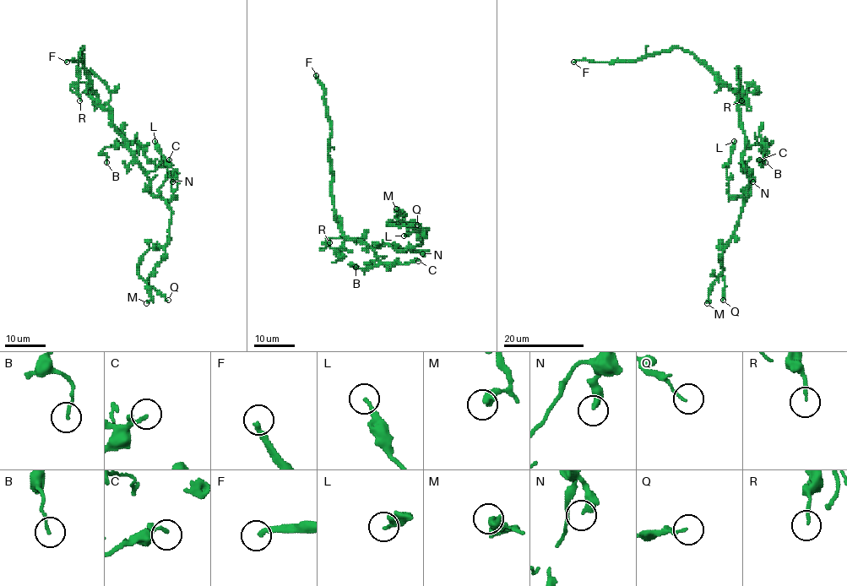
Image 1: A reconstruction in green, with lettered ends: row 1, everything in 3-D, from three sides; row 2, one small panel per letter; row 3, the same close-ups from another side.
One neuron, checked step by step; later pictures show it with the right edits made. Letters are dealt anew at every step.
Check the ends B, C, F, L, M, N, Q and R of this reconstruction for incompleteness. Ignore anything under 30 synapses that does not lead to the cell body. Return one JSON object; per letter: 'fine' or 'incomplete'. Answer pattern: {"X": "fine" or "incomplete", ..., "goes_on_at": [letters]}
{"B": "fine", "C": "fine", "F": "incomplete", "L": "fine", "M": "fine", "N": "fine", "Q": "fine", "R": "fine", "goes_on_at": ["F"]}

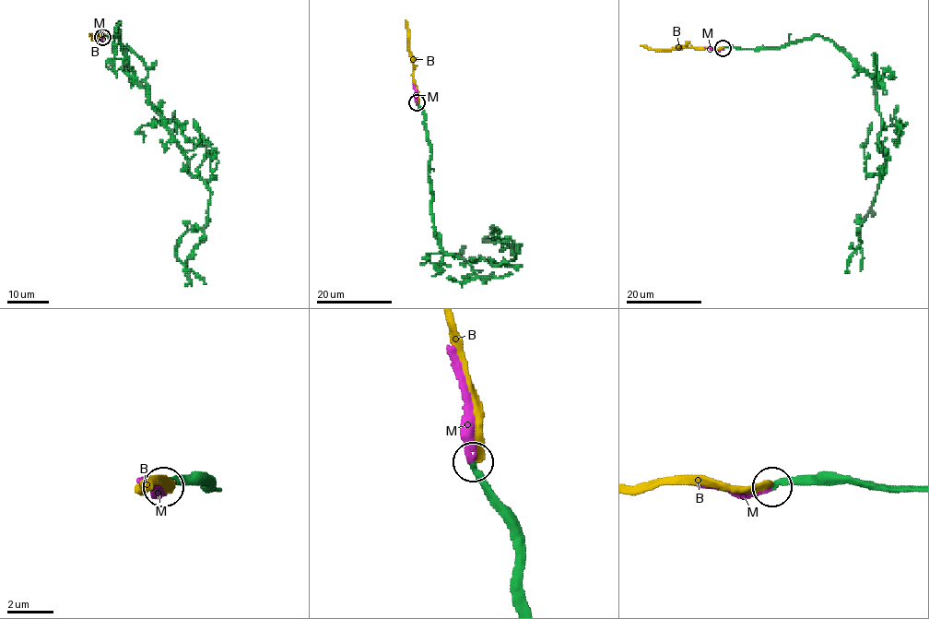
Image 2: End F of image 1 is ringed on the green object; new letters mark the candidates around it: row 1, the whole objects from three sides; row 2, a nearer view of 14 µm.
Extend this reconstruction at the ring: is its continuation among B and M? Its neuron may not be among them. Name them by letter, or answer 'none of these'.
M

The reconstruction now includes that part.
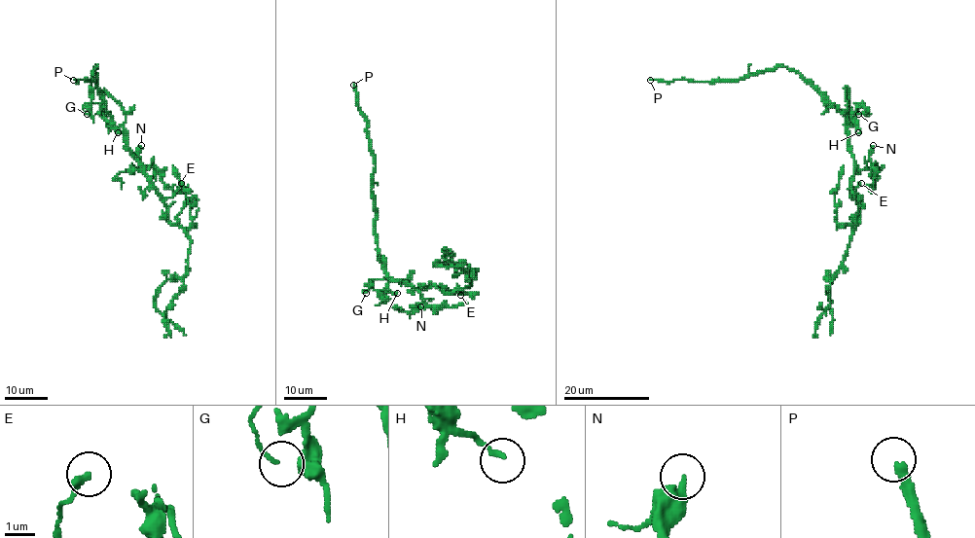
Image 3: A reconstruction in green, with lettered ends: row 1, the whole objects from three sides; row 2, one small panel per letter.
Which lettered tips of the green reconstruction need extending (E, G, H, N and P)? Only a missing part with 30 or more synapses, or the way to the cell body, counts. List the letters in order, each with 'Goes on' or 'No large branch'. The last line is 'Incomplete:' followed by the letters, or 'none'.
E: No large branch
G: No large branch
H: No large branch
N: No large branch
P: Goes on
Incomplete: P

